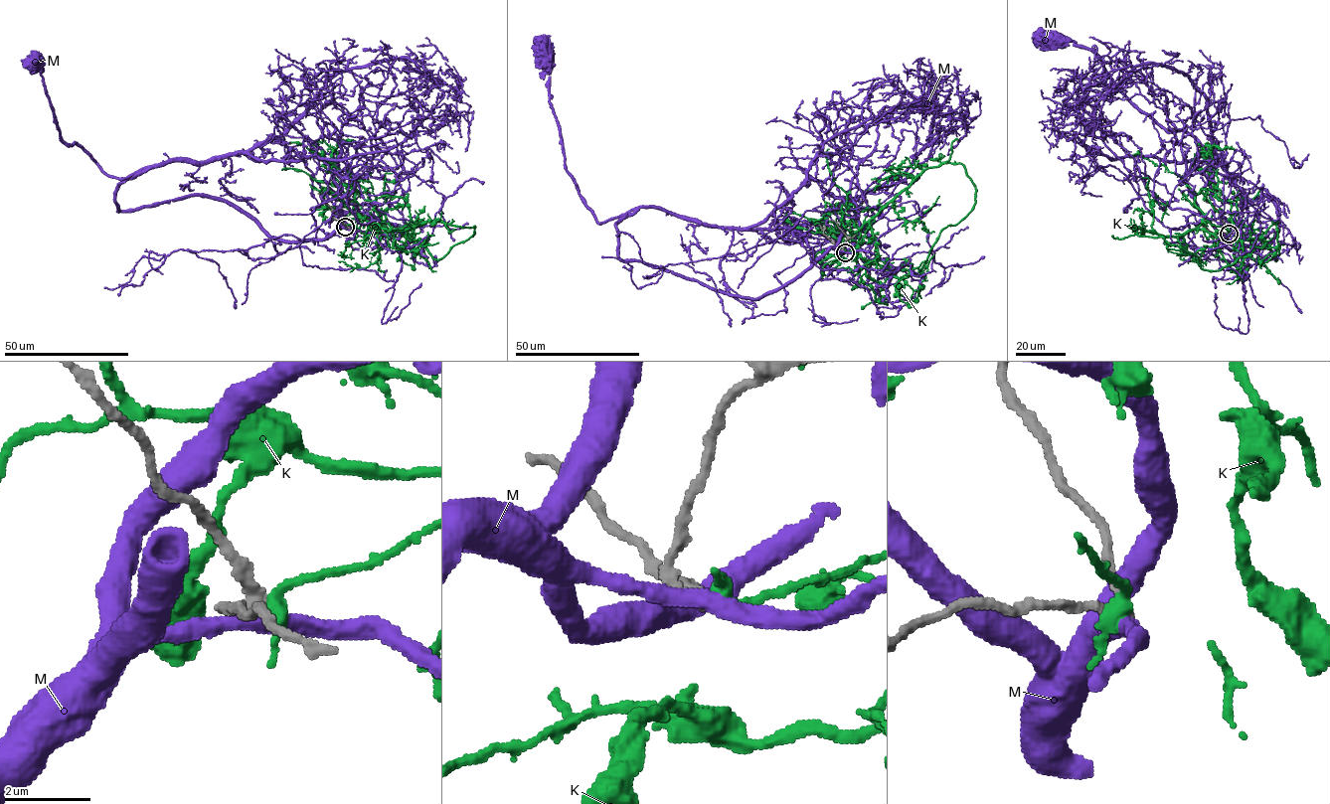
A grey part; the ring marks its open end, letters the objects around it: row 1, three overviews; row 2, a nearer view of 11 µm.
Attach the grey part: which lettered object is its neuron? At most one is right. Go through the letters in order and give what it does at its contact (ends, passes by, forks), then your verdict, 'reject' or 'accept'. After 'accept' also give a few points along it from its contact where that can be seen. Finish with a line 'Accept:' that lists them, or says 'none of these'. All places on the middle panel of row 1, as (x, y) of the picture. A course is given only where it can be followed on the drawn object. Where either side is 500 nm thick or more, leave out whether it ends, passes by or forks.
K: it passes by | reject
M: it passes by | reject
Accept: none of these

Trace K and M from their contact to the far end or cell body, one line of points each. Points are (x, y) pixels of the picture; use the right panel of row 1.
K: (1229, 233), (1208, 222), (1175, 236), (1137, 230), (1139, 236), (1161, 237), (1191, 252)
M: (1229, 233), (1265, 245), (1277, 210), (1216, 196), (1210, 152), (1141, 111), (1094, 54), (1051, 37)

